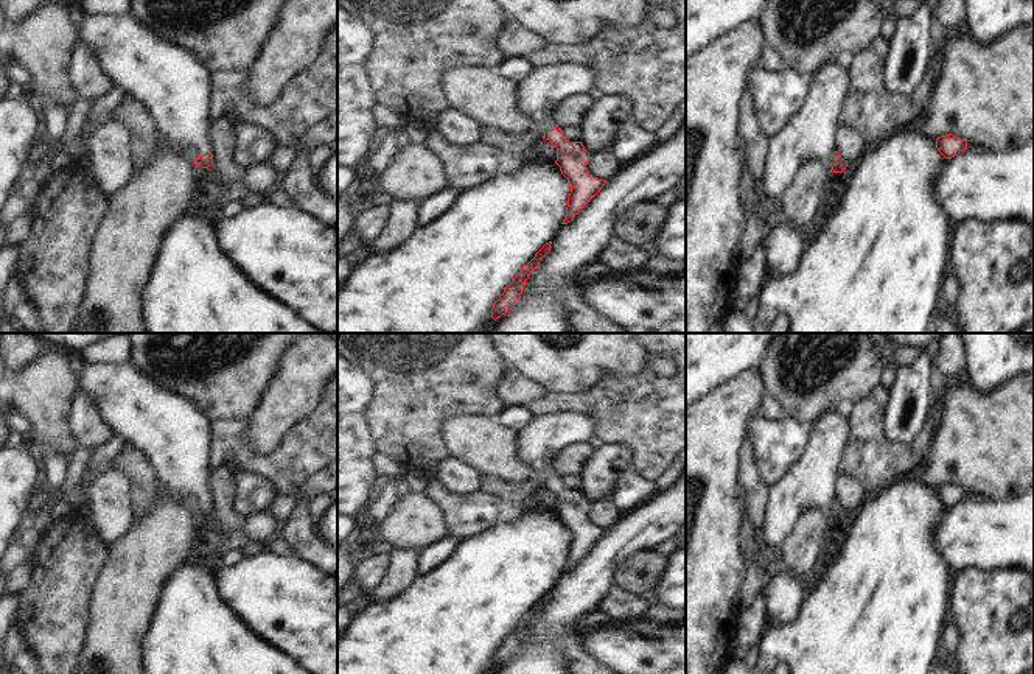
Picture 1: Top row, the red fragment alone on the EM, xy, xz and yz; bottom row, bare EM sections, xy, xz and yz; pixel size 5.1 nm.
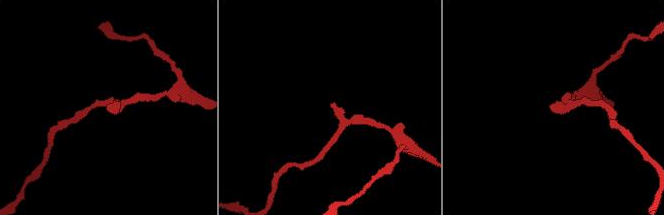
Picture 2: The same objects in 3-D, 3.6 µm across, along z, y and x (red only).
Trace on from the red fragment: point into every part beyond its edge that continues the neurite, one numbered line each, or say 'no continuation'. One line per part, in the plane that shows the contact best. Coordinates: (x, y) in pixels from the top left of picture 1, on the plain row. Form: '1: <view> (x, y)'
1: xy (168, 430)

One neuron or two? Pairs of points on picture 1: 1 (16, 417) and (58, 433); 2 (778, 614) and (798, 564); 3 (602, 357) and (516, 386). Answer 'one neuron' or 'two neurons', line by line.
1: two neurons
2: two neurons
3: two neurons

